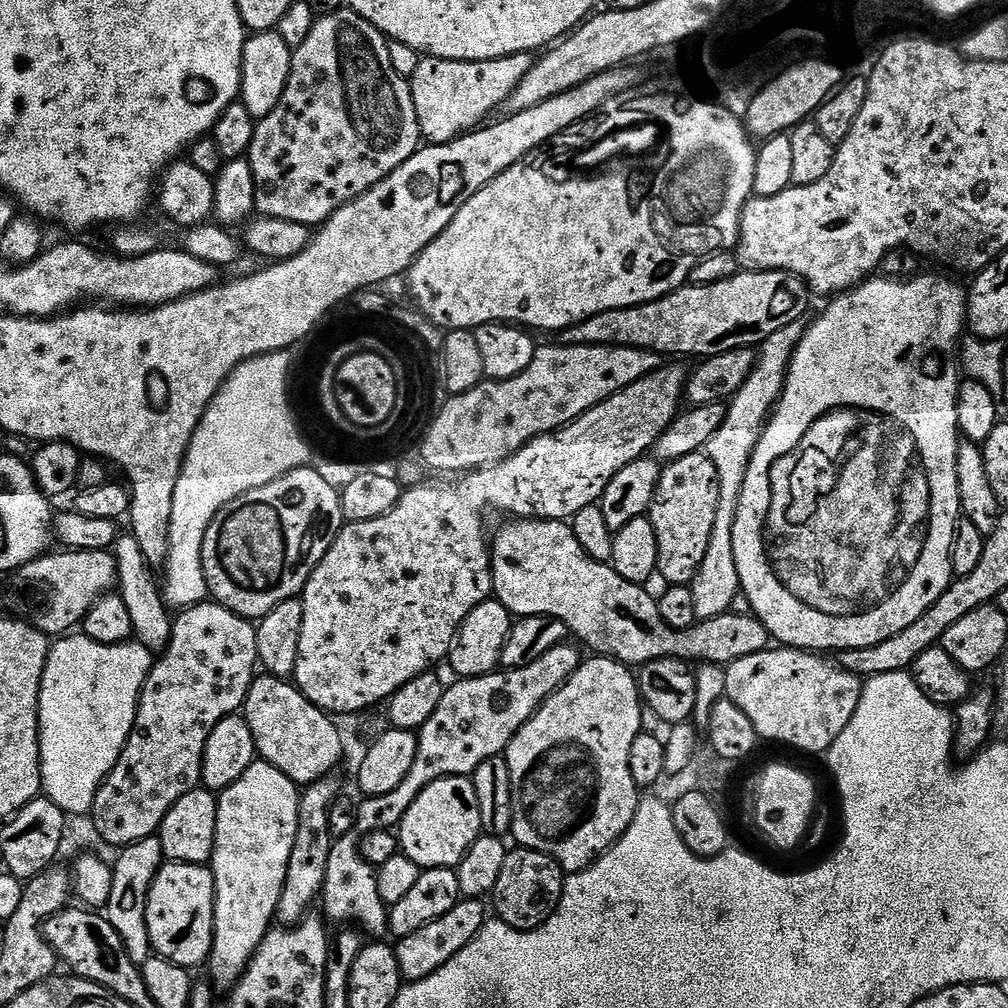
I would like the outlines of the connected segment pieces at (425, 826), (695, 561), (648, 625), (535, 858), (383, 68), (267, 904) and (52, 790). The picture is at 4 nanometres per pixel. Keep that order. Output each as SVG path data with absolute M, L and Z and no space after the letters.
M443 776L427 784L406 810L398 825L398 848L422 870L455 869L482 834L482 818L478 814L476 787L466 776Z
M703 451L686 454L686 458L663 465L652 499L650 519L658 540L656 570L665 585L691 585L702 566L702 558L706 558L706 546L710 546L710 530L714 530L719 497L720 479L716 467Z
M519 518L513 519L512 524L508 524L495 537L490 540L490 555L492 558L492 591L495 599L500 601L502 606L506 606L506 610L511 612L513 617L519 618L522 616L549 616L550 618L558 618L566 625L569 633L573 637L577 636L581 640L579 643L585 649L589 648L589 653L597 656L607 656L610 660L619 660L621 664L629 666L639 666L649 664L651 660L661 660L662 658L670 658L671 660L682 660L685 662L699 662L703 664L719 664L727 666L733 664L738 658L746 658L750 654L758 654L765 651L769 647L770 637L766 626L756 616L743 616L742 614L734 614L732 611L724 613L718 618L710 618L709 620L701 620L692 624L686 630L674 630L670 626L666 626L666 622L662 622L662 614L658 614L658 606L656 605L657 597L651 596L647 591L647 587L635 584L634 582L626 582L623 578L613 570L611 563L603 564L597 560L591 560L589 556L582 550L582 546L578 542L578 538L574 534L571 523L562 520L522 520Z
M519 846L513 849L513 852L511 849L505 855L502 874L498 874L498 882L490 894L490 901L496 907L495 915L503 924L519 932L529 932L552 917L552 911L562 898L566 873L557 860L538 850Z
M347 6L338 12L321 15L313 23L312 29L306 34L304 41L292 53L290 74L278 106L270 115L259 117L256 133L246 153L247 162L252 168L254 182L256 183L255 211L259 215L270 218L286 218L286 222L319 226L338 211L342 205L358 198L366 190L370 190L378 182L382 182L382 178L386 178L394 170L398 170L398 166L402 166L402 162L409 160L418 151L422 144L422 137L416 121L412 89L406 83L405 77L398 75L390 66L390 54L386 54L387 45L388 40L373 24L366 22L366 18L362 18Z
M255 760L246 772L223 789L217 795L215 816L215 848L212 851L210 867L215 880L214 930L212 931L211 954L206 961L206 969L212 978L215 989L222 992L229 991L240 975L248 968L248 963L256 952L258 945L264 940L264 932L231 931L224 923L224 916L232 916L236 912L236 904L244 904L248 912L256 920L264 920L275 913L281 898L282 886L285 884L286 870L289 866L290 854L293 853L294 842L297 838L297 814L300 811L300 790L295 782L291 781L271 763Z
M68 634L49 647L40 682L40 782L43 795L69 817L87 817L91 813L100 783L110 774L130 738L140 691L153 663L153 653L139 642L103 644L83 634Z

